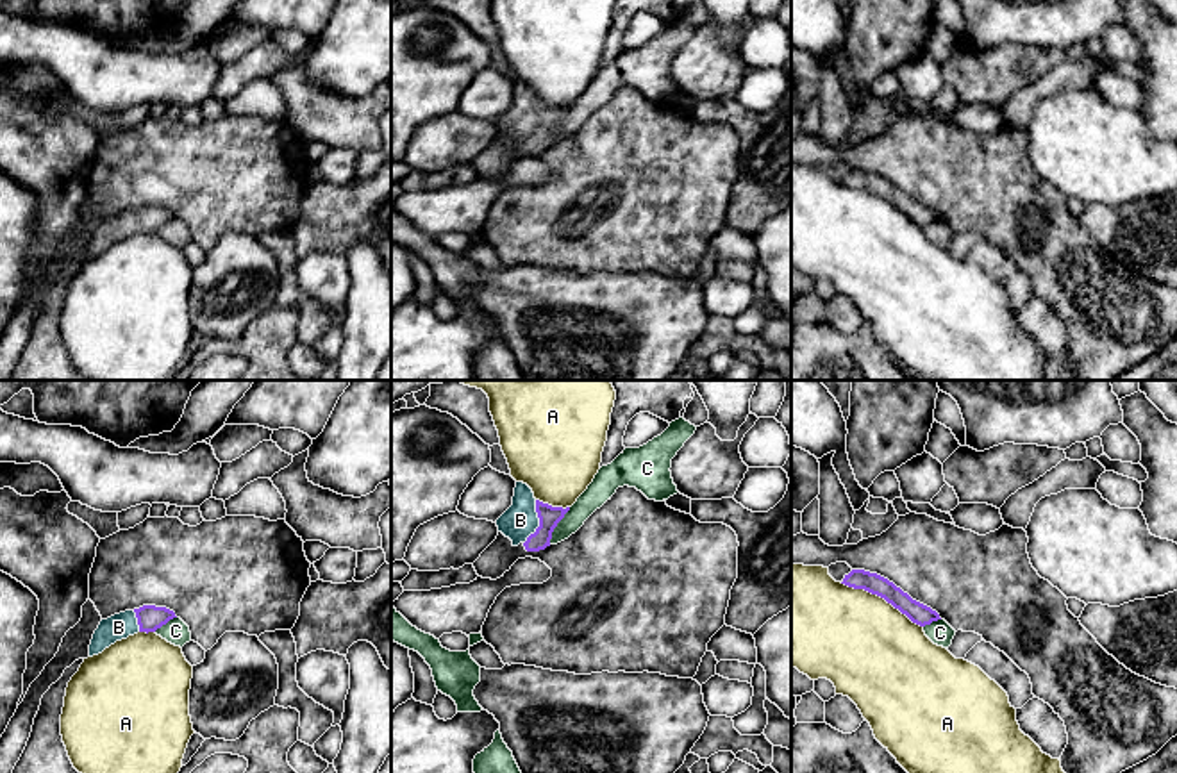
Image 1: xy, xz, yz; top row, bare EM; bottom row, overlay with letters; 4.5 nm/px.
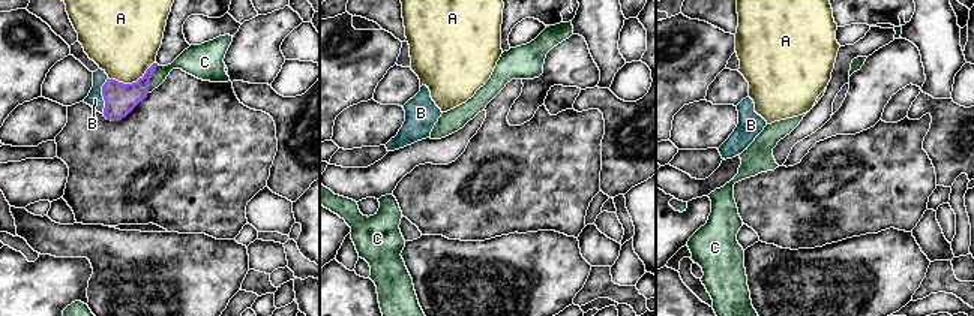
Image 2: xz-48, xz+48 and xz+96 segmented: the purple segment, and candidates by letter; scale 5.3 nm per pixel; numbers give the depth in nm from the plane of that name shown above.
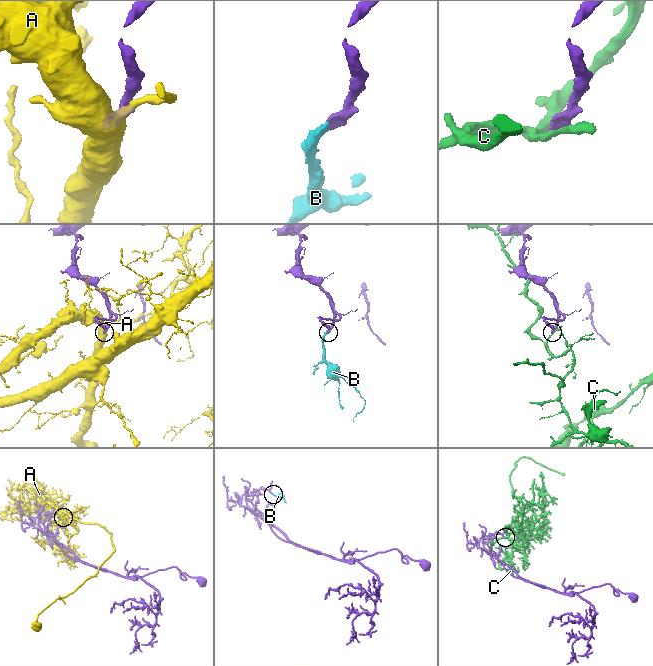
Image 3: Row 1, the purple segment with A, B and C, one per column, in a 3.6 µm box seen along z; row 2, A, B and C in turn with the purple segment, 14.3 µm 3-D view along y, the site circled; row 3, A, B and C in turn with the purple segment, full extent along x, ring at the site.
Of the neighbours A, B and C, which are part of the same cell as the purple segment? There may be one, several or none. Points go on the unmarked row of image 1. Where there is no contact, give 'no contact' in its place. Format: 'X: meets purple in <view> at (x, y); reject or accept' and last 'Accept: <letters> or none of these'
A: meets purple in yz at (881, 197); reject
B: meets purple in xz at (540, 122); accept
C: meets purple in xz at (556, 125); reject
Accept: B

